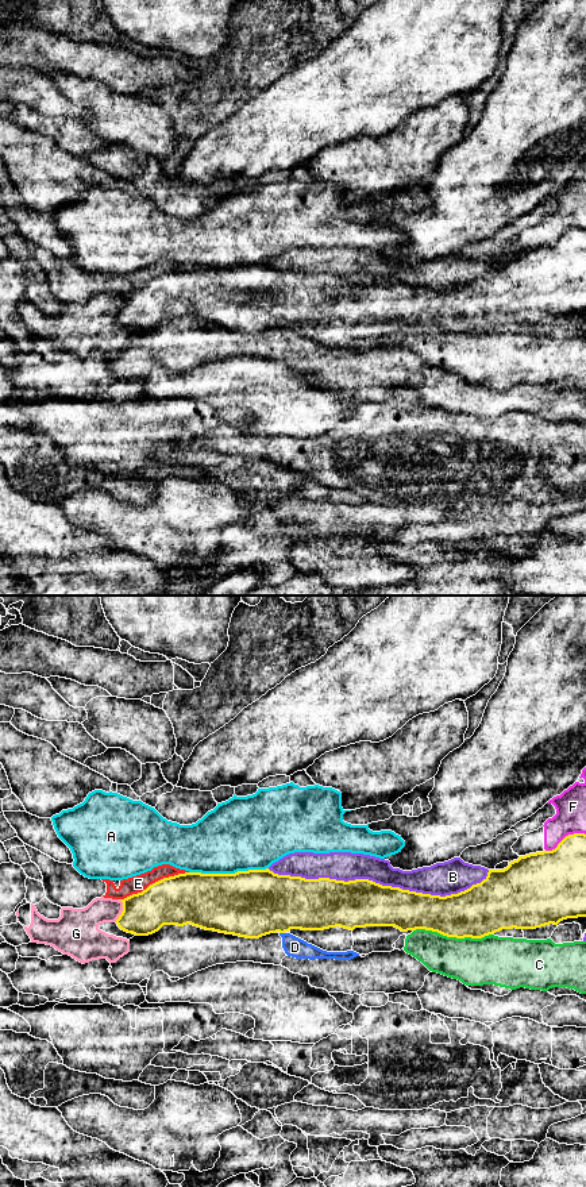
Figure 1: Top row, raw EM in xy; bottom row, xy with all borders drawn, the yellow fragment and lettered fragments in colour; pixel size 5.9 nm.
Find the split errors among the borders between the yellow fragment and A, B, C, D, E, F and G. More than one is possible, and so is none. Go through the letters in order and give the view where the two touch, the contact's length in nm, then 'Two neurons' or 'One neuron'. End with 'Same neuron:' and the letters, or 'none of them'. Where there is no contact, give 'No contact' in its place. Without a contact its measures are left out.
A: Touches yellow in xy. Shared border 480 nm. Two neurons
B: Touches yellow in xy. Shared border 700 nm. Two neurons
C: Touches yellow in xy. Shared border 480 nm. Two neurons
D: Touches yellow in xy. Shared border 30 nm. Two neurons
E: Touches yellow in xy. Shared border 440 nm. Two neurons
F: Touches yellow in xy. Shared border 260 nm. Two neurons
G: Touches yellow in xy. Shared border 140 nm. Two neurons
Same neuron: none of them

